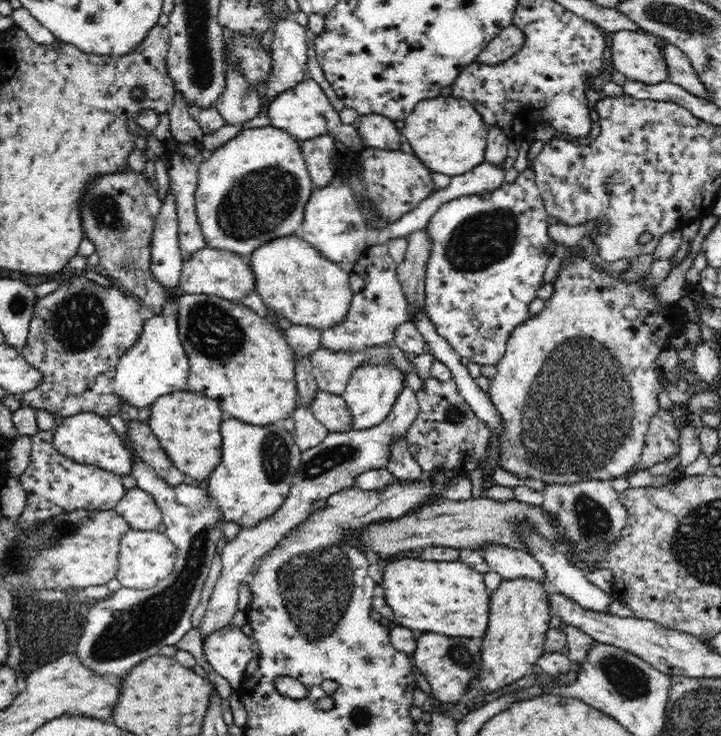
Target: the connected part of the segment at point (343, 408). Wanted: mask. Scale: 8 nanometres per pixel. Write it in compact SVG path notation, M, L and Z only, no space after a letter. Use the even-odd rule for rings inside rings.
M318 389L311 411L328 432L348 433L353 429L353 418L342 396Z

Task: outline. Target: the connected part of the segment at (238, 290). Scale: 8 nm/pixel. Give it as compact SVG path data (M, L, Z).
M206 247L183 262L179 288L185 294L214 296L235 302L246 296L248 292L256 290L256 284L253 270L242 260L241 255Z

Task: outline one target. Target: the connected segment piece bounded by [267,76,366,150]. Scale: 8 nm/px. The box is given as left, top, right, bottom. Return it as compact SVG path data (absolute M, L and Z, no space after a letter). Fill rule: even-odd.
M310 76L305 78L296 87L282 92L268 106L267 113L270 124L290 133L298 142L330 134L332 137L339 138L349 149L358 147L359 150L363 150L366 148L355 126L342 124L339 113L334 110L322 88Z

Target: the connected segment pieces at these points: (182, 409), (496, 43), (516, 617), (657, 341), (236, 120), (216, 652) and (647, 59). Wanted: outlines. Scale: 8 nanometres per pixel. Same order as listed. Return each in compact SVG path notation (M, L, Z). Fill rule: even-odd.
M180 390L157 398L151 404L147 423L174 466L182 471L183 476L192 476L199 483L205 481L221 461L222 421L222 409L215 399Z
M513 23L507 26L490 40L486 48L477 56L477 62L480 64L502 63L504 59L510 58L516 51L520 50L525 43L523 32Z
M532 577L504 578L500 587L491 593L489 629L482 638L481 670L472 680L474 691L491 694L531 672L543 655L551 619L548 585Z
M579 242L577 247L570 247L571 256L566 259L558 270L556 280L552 283L553 294L545 300L544 308L538 313L518 325L513 330L506 345L506 354L501 361L495 363L497 372L489 381L488 396L494 405L495 412L499 416L501 429L506 424L508 436L500 438L500 464L501 468L514 472L516 476L530 476L548 484L578 484L582 481L611 481L615 477L625 477L630 470L635 469L640 460L642 449L645 445L645 436L648 430L648 422L651 415L658 411L658 393L661 391L660 373L656 369L656 359L660 353L670 346L670 338L676 332L682 333L682 325L686 323L686 312L678 308L676 304L668 303L665 306L658 305L655 289L646 285L646 275L638 282L628 282L622 279L617 272L604 271L598 262L590 260L587 248ZM626 306L634 306L638 310L637 318L628 320L622 315Z
M231 73L225 90L213 105L227 124L235 126L255 119L261 112L260 97L256 91L248 90L248 85L240 73Z
M230 623L204 636L202 645L206 660L237 692L247 682L245 670L255 648L252 639L240 627Z
M618 31L612 36L612 60L616 71L622 73L627 80L640 82L646 85L659 84L669 80L668 65L662 55L658 35L642 33L642 31Z

